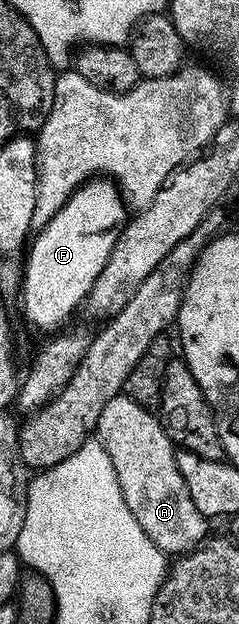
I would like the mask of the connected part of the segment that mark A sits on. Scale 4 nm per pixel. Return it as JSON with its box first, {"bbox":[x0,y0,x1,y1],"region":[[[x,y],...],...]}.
{"bbox":[97,395,209,555],"region":[[[120,395],[105,403],[105,411],[101,411],[97,439],[109,451],[109,459],[113,459],[113,471],[117,471],[117,483],[121,483],[121,495],[133,511],[133,519],[141,523],[141,531],[149,535],[149,539],[165,555],[182,555],[190,553],[195,546],[203,544],[209,536],[208,518],[197,511],[197,503],[189,495],[189,487],[185,487],[185,479],[181,479],[181,471],[177,471],[176,446],[165,435],[163,425],[152,410],[139,406],[133,399]]]}

